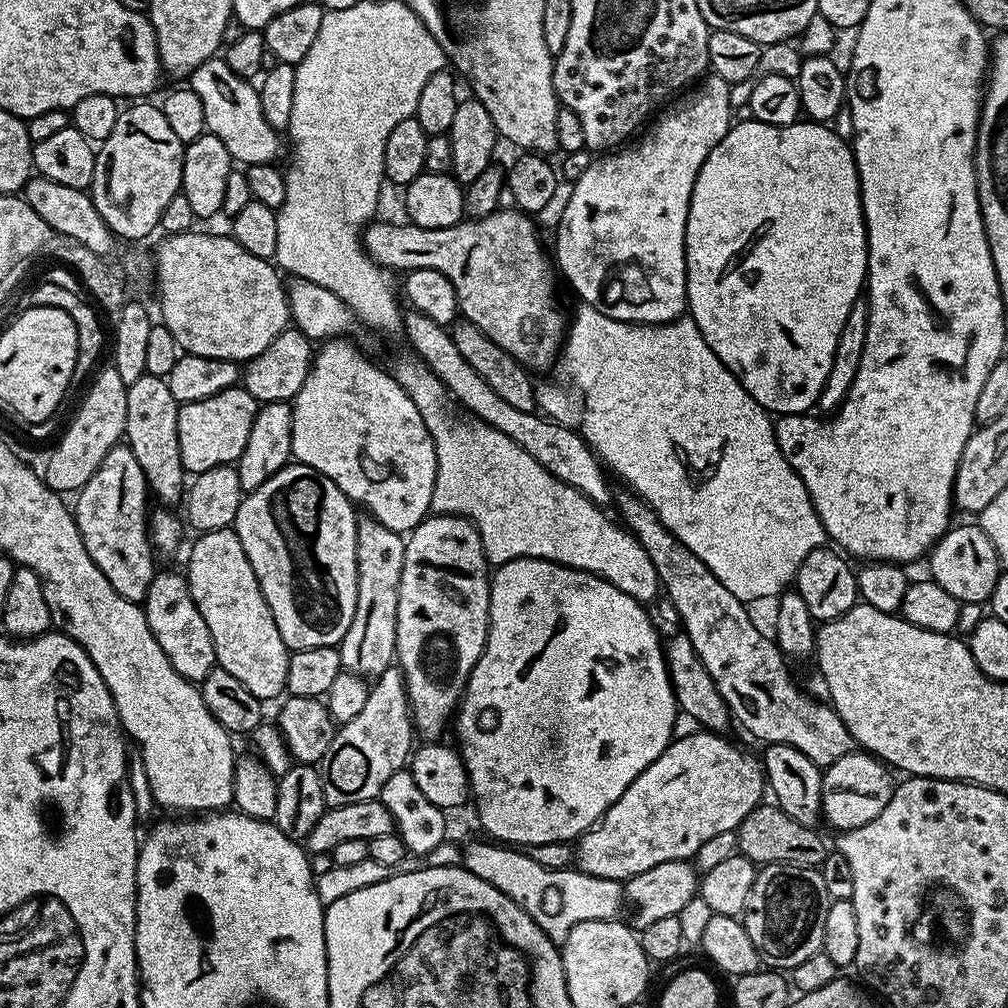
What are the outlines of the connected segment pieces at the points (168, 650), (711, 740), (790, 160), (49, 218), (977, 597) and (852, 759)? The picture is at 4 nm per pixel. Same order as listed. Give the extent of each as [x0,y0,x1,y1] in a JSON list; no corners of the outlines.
[[142,571,217,682],[579,730,766,882],[684,118,868,417],[22,174,114,257],[927,523,1002,604],[820,750,894,834]]

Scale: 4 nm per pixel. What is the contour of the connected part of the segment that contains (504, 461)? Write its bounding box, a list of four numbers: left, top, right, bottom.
[431,414,662,602]

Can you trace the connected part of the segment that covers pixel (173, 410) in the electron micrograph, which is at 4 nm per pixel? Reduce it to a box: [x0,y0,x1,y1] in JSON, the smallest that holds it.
[124,375,186,506]

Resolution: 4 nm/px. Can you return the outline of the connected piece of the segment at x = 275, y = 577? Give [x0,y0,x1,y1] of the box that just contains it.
[234,462,358,650]

